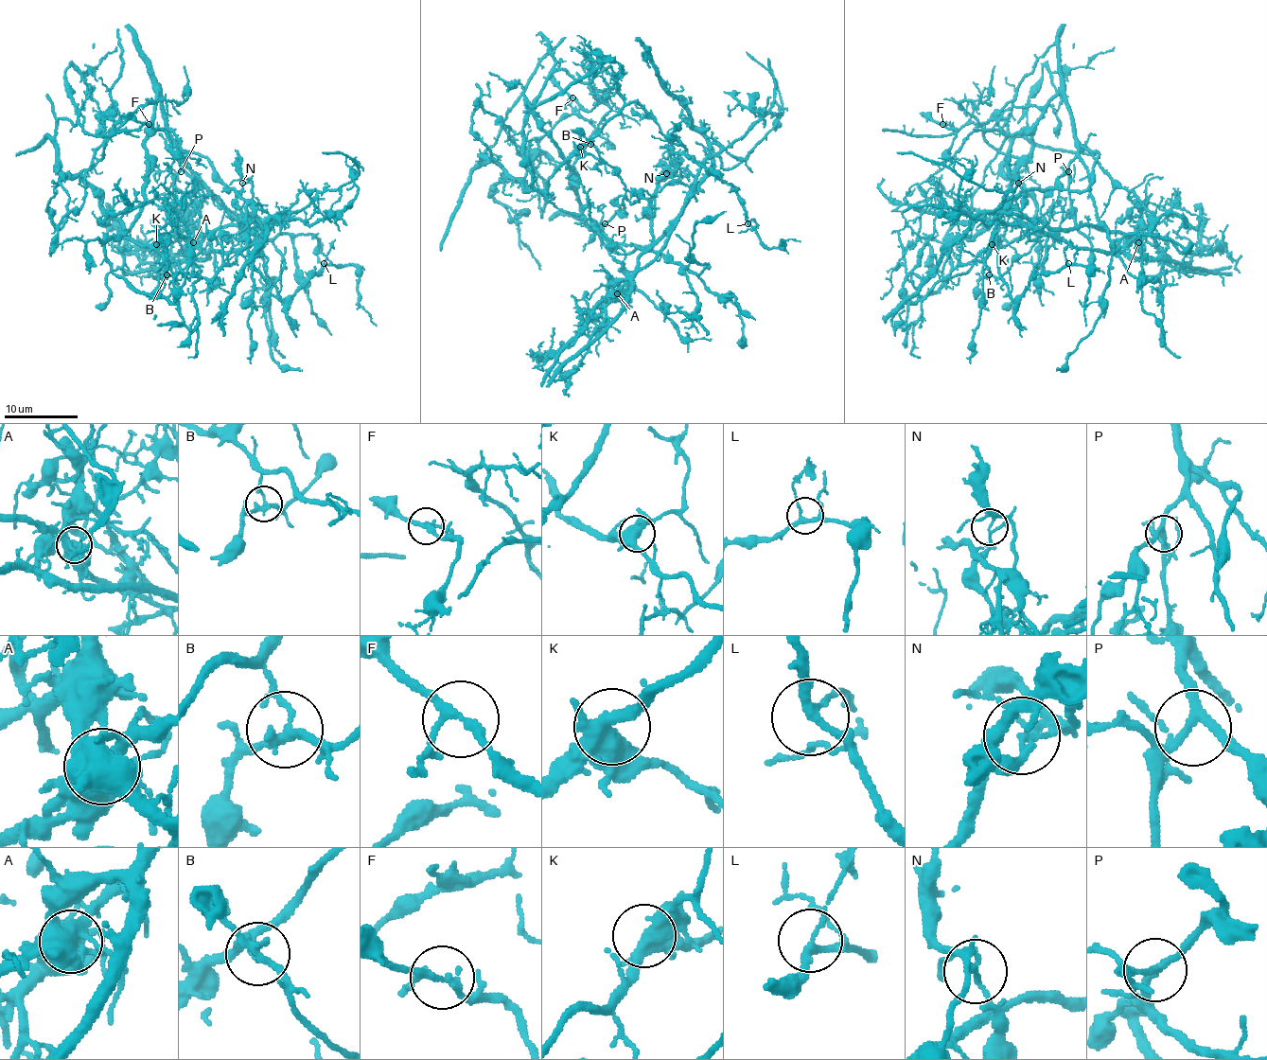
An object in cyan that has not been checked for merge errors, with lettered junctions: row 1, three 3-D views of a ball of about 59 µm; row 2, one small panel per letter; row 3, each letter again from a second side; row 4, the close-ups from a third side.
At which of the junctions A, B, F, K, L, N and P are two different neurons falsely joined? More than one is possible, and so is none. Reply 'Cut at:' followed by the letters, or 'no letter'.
Cut at: A, B, N

